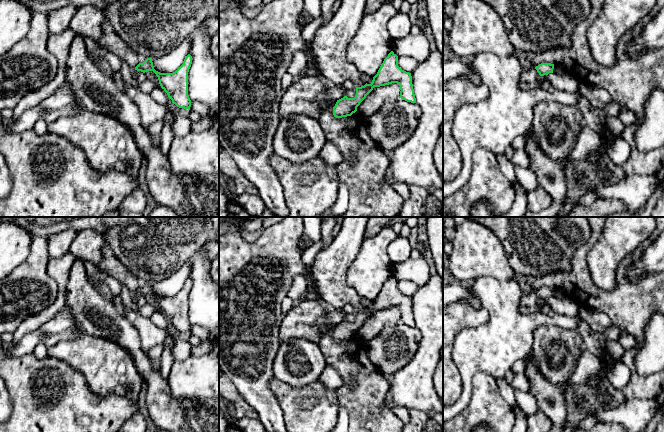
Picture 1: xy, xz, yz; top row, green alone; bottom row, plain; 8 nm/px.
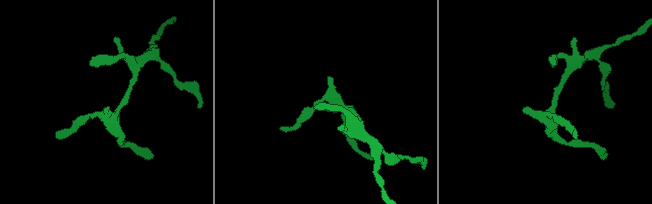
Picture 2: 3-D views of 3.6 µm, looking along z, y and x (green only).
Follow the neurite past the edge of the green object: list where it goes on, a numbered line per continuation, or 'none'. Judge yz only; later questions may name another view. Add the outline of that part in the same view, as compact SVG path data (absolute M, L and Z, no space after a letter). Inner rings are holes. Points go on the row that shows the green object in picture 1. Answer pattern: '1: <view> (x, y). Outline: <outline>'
none

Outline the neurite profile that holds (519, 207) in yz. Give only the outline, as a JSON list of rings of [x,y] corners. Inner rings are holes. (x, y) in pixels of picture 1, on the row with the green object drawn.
[[[513,184],[515,191],[515,198],[510,210],[501,215],[494,215],[492,213],[489,203],[482,199],[475,204],[470,210],[471,217],[524,217],[527,211],[528,193],[518,184]]]

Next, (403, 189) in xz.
[[[394,182],[392,187],[400,194],[400,196],[404,199],[404,201],[410,198],[410,188],[409,185],[405,183],[397,183]]]

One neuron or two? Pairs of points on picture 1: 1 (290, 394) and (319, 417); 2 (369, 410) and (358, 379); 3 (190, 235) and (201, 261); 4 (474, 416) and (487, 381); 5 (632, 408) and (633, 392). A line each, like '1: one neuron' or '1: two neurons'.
1: one neuron
2: one neuron
3: two neurons
4: one neuron
5: two neurons

